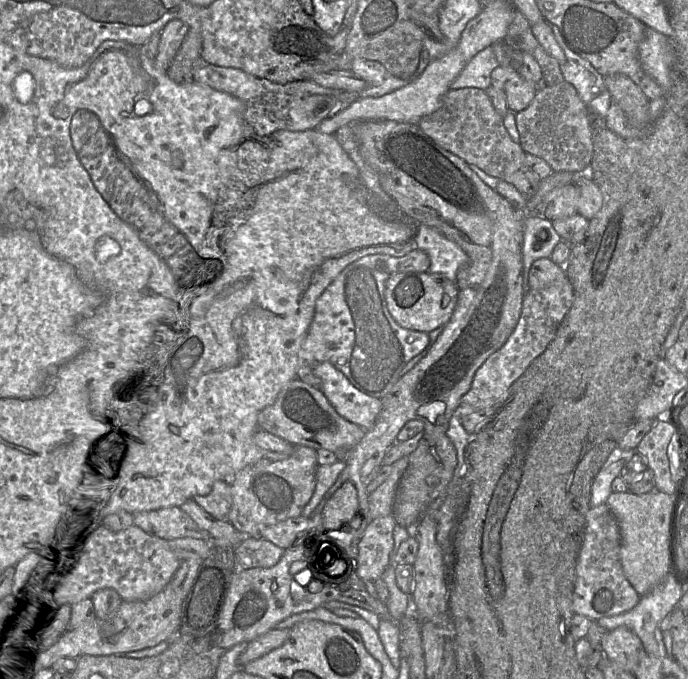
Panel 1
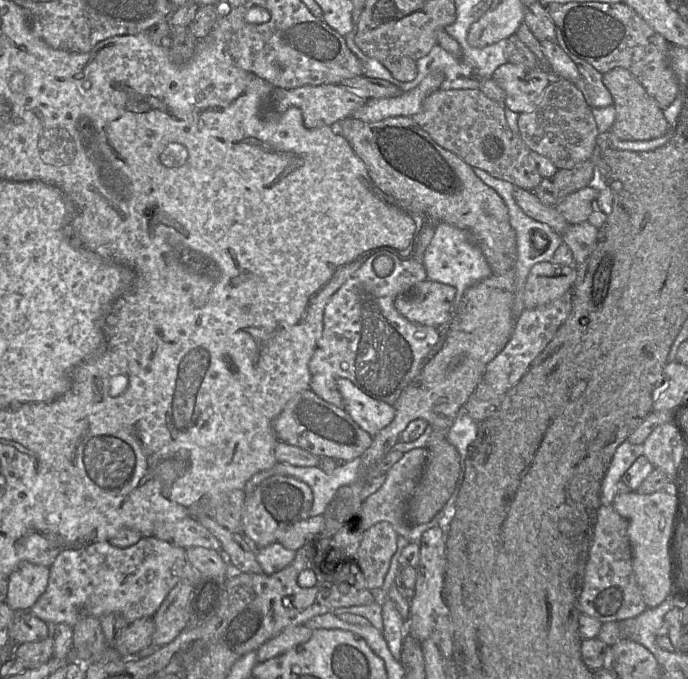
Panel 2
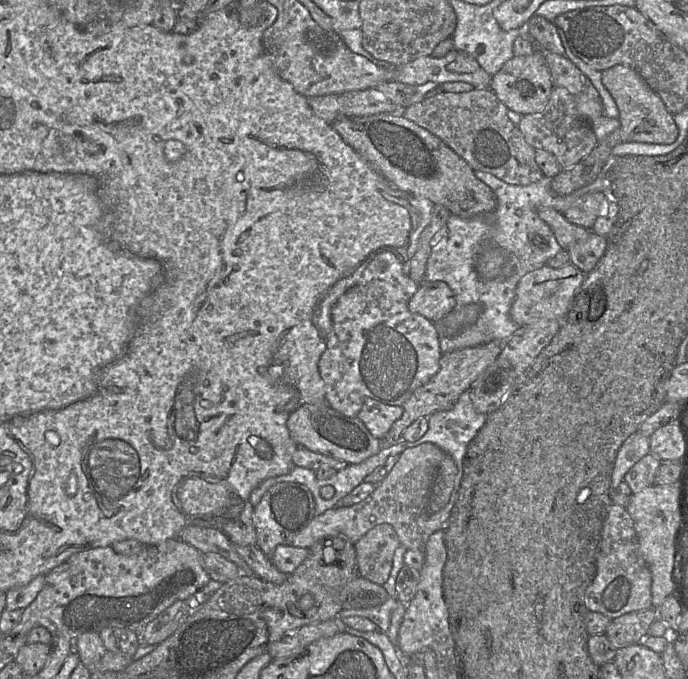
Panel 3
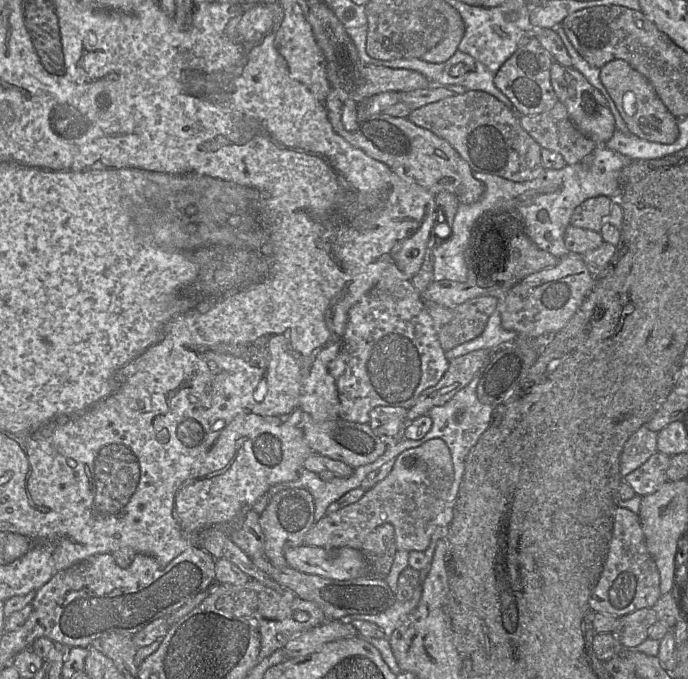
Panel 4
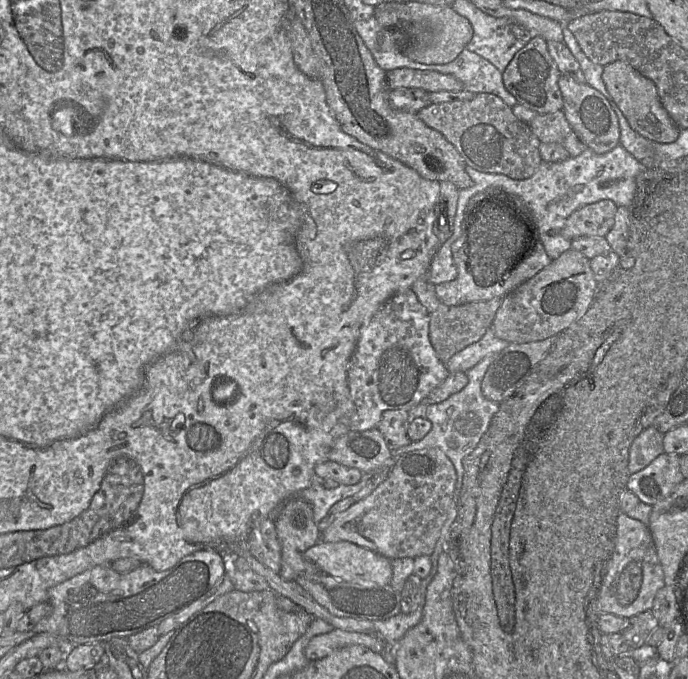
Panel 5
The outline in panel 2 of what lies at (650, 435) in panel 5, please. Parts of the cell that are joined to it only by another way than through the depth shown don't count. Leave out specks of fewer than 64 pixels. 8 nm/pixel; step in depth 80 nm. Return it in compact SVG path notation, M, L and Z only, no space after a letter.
M624 441L616 449L601 485L601 504L611 505L617 495L616 485L634 461L643 455L642 444Z

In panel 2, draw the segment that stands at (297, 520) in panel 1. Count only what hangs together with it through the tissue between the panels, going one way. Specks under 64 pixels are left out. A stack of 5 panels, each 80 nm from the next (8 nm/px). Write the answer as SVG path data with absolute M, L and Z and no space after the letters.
M323 515L309 517L299 521L285 530L277 539L289 550L298 550L306 544L315 543L316 537L325 528L325 518Z

